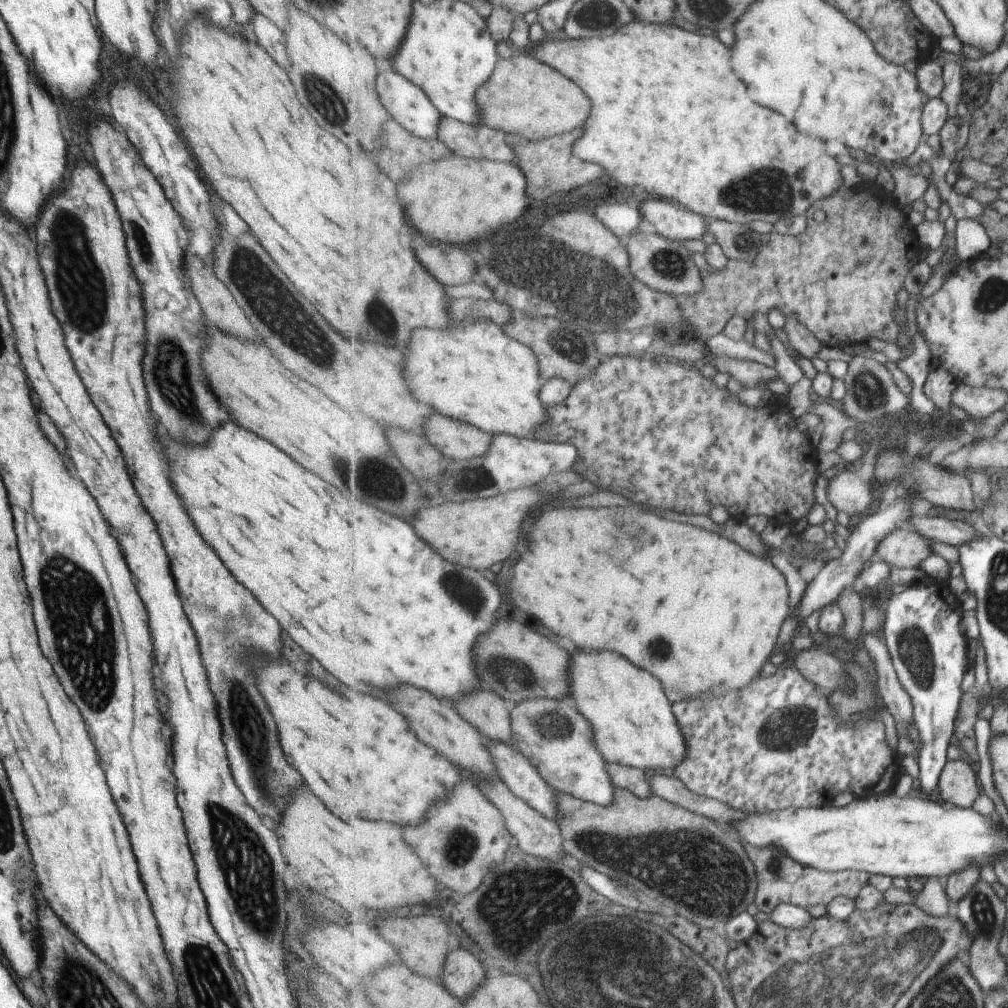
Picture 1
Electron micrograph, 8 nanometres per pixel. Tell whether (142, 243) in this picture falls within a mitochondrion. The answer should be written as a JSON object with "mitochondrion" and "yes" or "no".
{"mitochondrion":"yes"}

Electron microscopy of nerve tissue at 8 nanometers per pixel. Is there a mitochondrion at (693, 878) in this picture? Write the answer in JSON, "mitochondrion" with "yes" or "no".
{"mitochondrion":"yes"}

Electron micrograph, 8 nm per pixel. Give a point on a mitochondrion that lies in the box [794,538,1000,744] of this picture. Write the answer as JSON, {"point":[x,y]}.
{"point":[916,650]}

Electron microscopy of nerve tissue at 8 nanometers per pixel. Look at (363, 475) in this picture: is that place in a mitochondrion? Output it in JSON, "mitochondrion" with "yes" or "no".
{"mitochondrion":"yes"}

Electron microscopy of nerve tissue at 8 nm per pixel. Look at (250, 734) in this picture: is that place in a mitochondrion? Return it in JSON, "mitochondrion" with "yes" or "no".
{"mitochondrion":"yes"}

